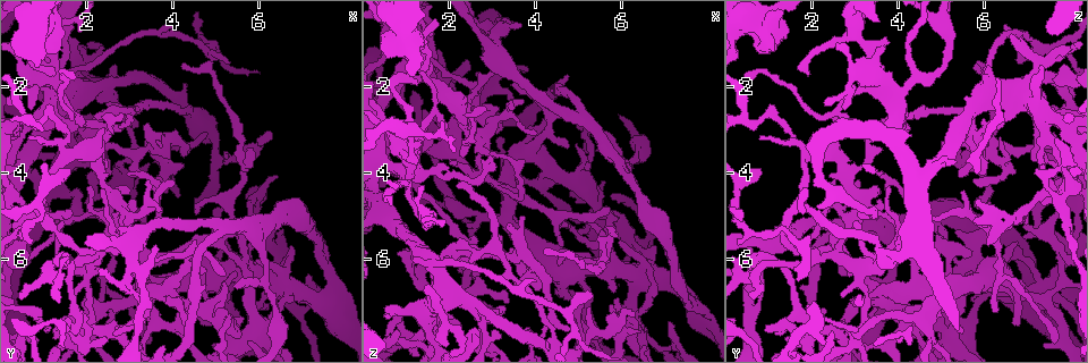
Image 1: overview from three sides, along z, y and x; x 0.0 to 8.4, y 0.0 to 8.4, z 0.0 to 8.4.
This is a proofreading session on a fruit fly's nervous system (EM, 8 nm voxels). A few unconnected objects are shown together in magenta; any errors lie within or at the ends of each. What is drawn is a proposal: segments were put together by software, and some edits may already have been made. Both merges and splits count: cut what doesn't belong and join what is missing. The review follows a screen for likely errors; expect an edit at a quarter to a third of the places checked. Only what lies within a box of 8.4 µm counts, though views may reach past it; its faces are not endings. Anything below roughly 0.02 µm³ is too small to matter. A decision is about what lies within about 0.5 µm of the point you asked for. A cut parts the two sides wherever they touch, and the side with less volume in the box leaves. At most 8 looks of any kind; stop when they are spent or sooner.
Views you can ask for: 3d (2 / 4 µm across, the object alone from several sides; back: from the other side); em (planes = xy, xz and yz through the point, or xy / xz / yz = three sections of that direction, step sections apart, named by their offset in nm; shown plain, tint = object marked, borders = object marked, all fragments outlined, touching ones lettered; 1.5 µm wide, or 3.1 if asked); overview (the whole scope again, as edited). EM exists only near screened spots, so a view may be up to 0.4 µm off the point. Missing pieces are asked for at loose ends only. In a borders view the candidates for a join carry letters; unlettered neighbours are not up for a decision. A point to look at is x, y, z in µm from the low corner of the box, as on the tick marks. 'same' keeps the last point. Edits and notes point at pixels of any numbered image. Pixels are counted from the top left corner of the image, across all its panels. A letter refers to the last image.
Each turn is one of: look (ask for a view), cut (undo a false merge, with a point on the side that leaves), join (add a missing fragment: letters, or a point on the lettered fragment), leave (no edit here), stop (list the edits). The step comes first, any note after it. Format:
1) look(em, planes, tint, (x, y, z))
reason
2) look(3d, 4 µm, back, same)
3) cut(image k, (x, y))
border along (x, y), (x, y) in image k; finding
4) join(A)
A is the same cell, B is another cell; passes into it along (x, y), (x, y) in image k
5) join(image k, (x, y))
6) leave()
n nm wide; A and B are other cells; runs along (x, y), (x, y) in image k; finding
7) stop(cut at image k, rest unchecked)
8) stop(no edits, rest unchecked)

look(3d, 4 µm, back, (3.85, 7.50, 4.20))
touches itself

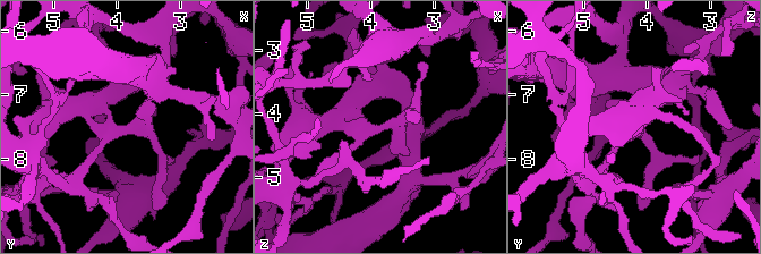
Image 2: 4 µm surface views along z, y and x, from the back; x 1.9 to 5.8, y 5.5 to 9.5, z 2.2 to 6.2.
look(em, yz, step 4, tint, (3.95, 7.45, 4.30))

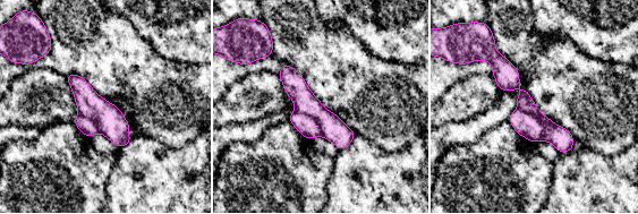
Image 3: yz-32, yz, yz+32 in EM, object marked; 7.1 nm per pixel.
look(em, planes, borders, same)
cut it another way

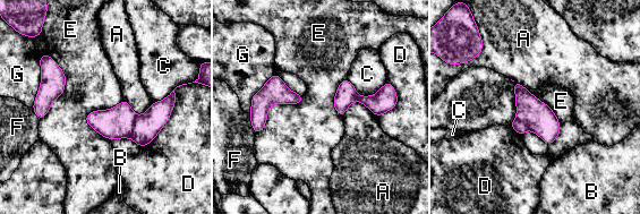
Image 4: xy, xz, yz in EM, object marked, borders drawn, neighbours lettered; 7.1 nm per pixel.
leave()
D touches over 500 nm; A, B, C, D, E, F and G are other cells; all the same neuron

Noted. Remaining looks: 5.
look(em, xy, step 4, tint, (1.55, 3.90, 0.80))
thin end

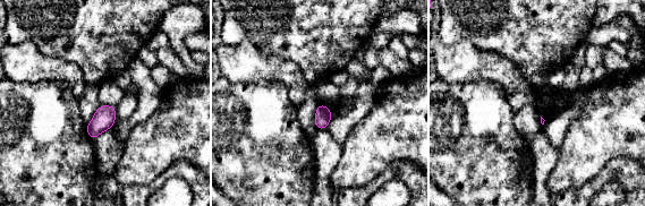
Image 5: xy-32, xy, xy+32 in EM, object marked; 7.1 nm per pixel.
look(em, xy, step 4, borders, same)

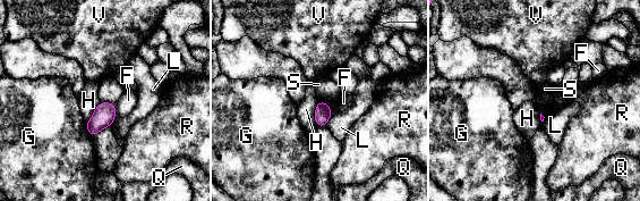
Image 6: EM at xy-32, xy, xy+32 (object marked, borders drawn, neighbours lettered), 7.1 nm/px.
leave()
F, G, H, L, Q, R, S and V are other cells; border along (101, 101), (113, 103) in image 6; no lettered fragment goes on from it

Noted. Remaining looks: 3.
look(em, xz, step 4, tint, (0.75, 2.50, 2.75))
free end

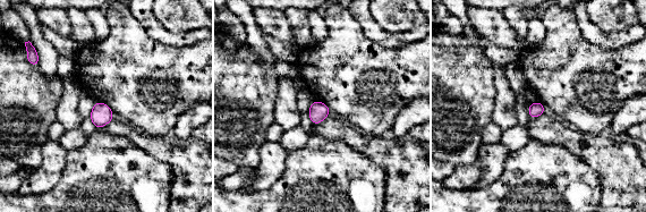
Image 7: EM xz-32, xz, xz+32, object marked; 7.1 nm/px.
look(em, planes, tint, same)

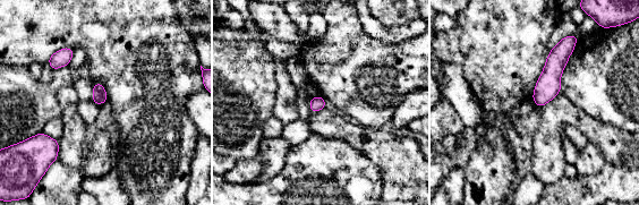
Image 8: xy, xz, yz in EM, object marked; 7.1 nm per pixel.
look(em, planes, borders, same)
see the neighbours

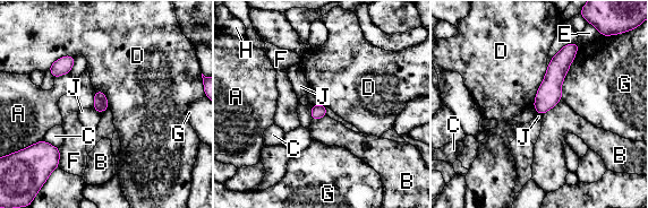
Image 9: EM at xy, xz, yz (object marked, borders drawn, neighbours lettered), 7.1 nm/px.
leave()
A, B, C, D, E, F, G, H and J are other cells; runs along (572, 50), (561, 61), (540, 111) in image 9; none of them fits

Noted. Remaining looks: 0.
stop(no edits, rest unchecked)

